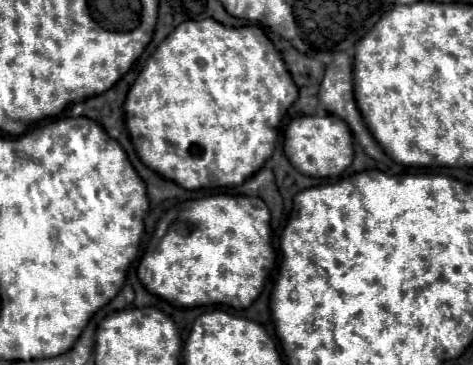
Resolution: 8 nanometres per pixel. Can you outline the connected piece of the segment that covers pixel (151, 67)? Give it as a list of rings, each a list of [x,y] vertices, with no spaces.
[[[213,18],[179,24],[149,56],[123,102],[127,130],[145,166],[181,188],[239,186],[253,176],[275,150],[281,118],[297,100],[297,86],[281,54],[257,26],[227,28]]]

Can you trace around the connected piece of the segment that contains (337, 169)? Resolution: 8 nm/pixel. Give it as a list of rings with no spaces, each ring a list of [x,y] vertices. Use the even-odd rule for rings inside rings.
[[[299,116],[295,118],[285,132],[285,156],[289,162],[307,176],[335,178],[353,160],[353,136],[349,126],[337,116]]]

